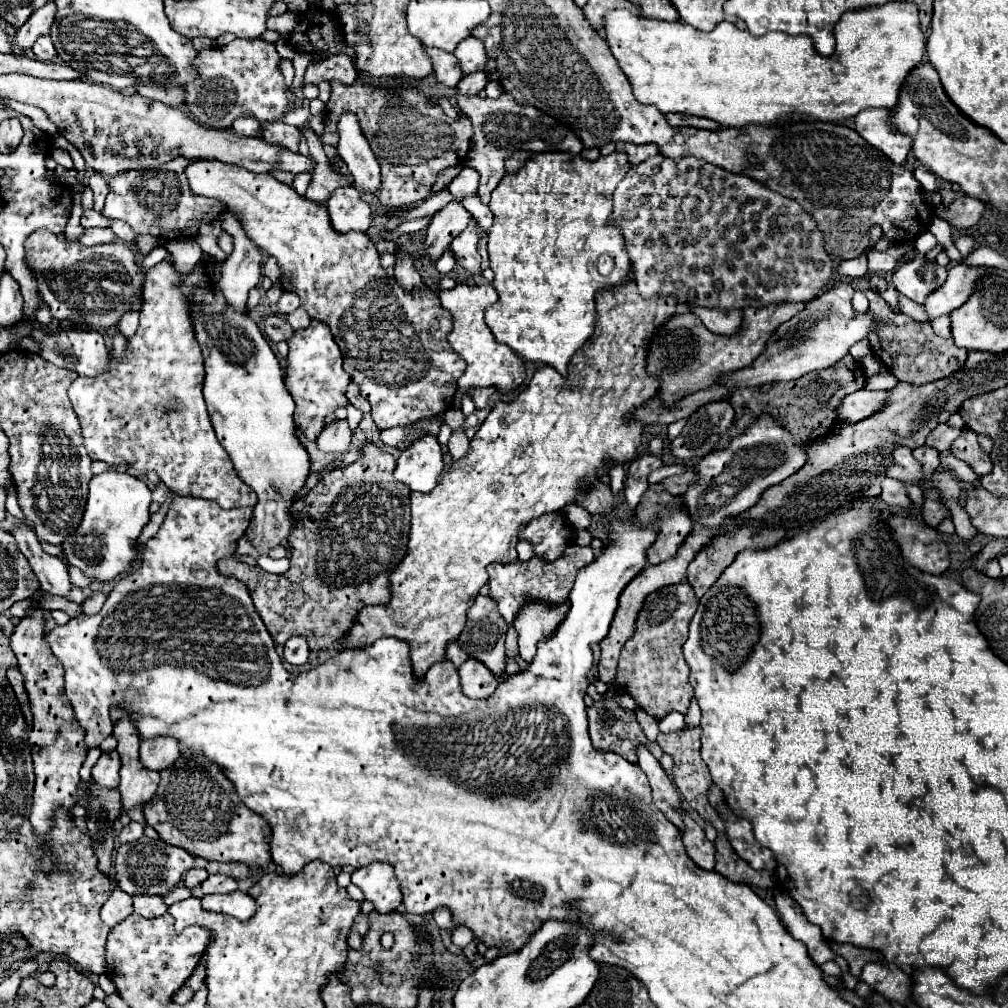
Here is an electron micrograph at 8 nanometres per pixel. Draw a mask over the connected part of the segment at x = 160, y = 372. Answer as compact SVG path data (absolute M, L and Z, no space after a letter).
M203 254L203 258L185 278L181 278L181 274L175 270L169 258L155 264L145 276L139 330L127 342L123 360L119 362L111 356L109 370L97 378L79 376L69 388L69 398L71 398L73 410L77 412L81 420L85 448L93 460L103 460L109 466L129 464L141 474L155 470L161 482L165 482L167 488L173 490L175 494L215 500L225 510L241 508L241 506L253 508L257 504L257 494L245 482L241 482L241 478L235 474L229 454L225 452L225 448L219 444L215 436L215 430L211 426L211 416L207 412L205 398L203 398L205 366L203 366L201 346L193 330L191 296L195 288L205 290L213 286L207 272L207 260L209 260L209 254Z

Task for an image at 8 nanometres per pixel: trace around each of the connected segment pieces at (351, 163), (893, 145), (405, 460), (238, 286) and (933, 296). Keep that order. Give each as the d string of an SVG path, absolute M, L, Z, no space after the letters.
M343 114L337 122L339 130L339 142L337 152L347 164L355 186L359 192L377 192L381 186L379 180L379 162L373 156L373 150L369 148L369 142L359 126L357 114Z
M861 110L855 116L855 130L893 164L906 162L911 142L891 126L889 110Z
M425 434L401 452L393 476L411 490L429 492L437 486L443 468L443 448L439 440L433 434Z
M225 212L223 230L233 236L235 248L233 254L221 264L221 278L217 282L221 294L225 296L227 304L233 310L245 312L247 310L247 292L259 284L261 280L261 252L259 248L247 238L241 228L241 222L235 214Z
M955 264L947 270L947 280L943 286L939 286L937 290L933 290L927 298L925 298L925 314L929 316L929 320L943 316L943 314L951 314L957 306L965 304L973 286L975 286L975 278L981 274L985 274L985 268L975 268L975 266L967 266L967 264Z

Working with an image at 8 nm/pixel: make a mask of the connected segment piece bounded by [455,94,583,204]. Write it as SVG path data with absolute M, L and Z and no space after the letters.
M455 94L457 104L461 112L473 122L473 140L469 154L465 158L465 166L471 166L479 170L481 182L479 182L479 198L483 204L489 202L491 192L497 188L501 178L505 176L505 160L513 156L517 150L529 150L529 152L567 152L571 156L577 156L583 146L573 138L571 130L565 130L559 126L553 118L547 114L541 114L541 110L533 106L521 106L509 98L509 94L501 94L499 98L487 98L487 96L461 96Z

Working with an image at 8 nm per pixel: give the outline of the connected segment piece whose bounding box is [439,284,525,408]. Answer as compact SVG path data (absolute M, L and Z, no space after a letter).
M457 284L453 290L439 290L441 306L451 312L453 316L453 330L449 332L447 340L451 348L467 362L467 370L457 380L457 390L453 400L454 408L461 408L463 392L469 388L483 388L483 386L497 386L499 390L513 390L517 388L525 378L525 368L521 358L509 350L505 344L499 344L491 330L485 326L483 314L487 306L497 302L497 292L491 284Z

